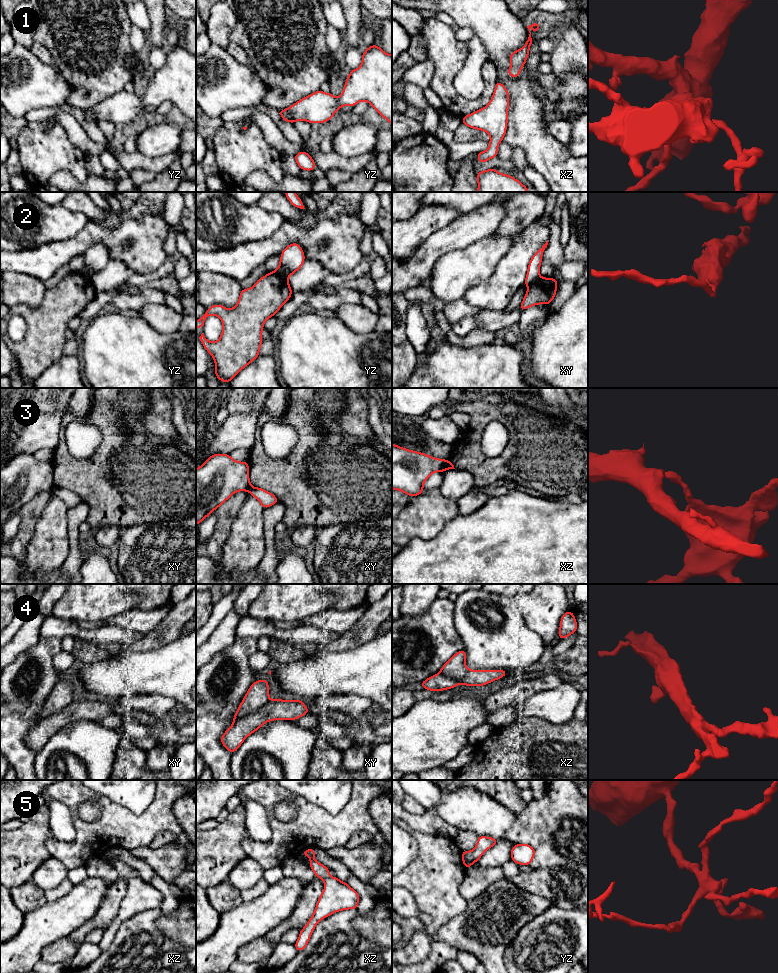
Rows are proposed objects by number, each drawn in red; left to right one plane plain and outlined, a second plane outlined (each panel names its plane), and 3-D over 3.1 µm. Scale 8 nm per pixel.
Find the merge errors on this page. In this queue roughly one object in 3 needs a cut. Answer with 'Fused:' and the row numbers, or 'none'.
Fused: 2, 3

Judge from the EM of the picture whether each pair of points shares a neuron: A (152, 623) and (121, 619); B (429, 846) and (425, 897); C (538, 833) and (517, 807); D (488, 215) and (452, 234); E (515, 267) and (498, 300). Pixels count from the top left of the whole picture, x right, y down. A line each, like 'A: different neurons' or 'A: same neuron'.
A: same neuron
B: same neuron
C: different neurons
D: same neuron
E: same neuron

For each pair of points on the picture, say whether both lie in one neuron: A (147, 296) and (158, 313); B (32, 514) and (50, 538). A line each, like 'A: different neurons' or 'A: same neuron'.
A: different neurons
B: different neurons

